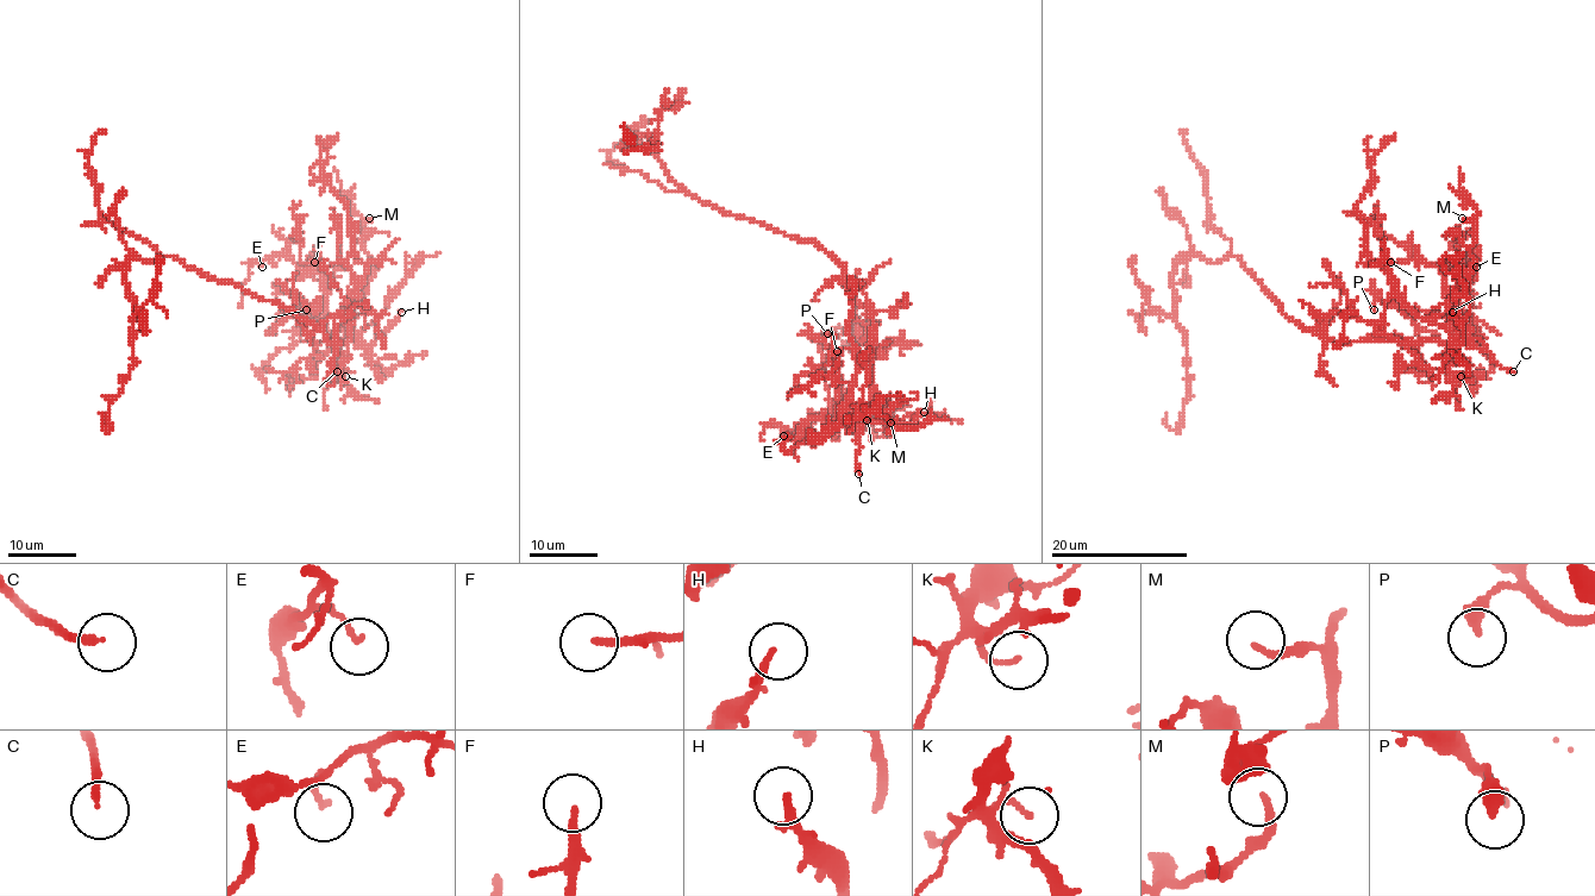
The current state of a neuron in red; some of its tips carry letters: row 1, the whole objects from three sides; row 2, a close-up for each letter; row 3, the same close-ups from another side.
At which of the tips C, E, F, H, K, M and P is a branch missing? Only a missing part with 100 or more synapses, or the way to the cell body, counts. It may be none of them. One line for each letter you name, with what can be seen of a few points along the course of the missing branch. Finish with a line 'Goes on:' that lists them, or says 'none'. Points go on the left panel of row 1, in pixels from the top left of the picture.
C: (337, 371), (410, 282), (404, 265), (401, 242), (421, 194), (417, 188), (476, 219), (473, 221)
Goes on: C

